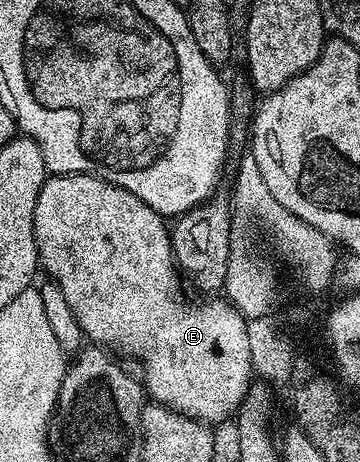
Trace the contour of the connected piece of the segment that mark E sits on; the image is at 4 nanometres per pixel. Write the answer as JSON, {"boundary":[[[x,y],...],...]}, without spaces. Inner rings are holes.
{"boundary":[[[60,173],[48,176],[44,181],[41,191],[37,195],[37,203],[33,211],[33,227],[35,228],[35,242],[39,252],[39,264],[45,270],[50,280],[57,287],[61,287],[65,300],[69,307],[73,307],[73,315],[77,315],[77,323],[83,328],[86,340],[99,347],[106,347],[120,354],[132,353],[143,364],[141,380],[146,396],[152,402],[167,405],[179,413],[186,413],[202,422],[220,423],[234,418],[239,412],[239,404],[247,395],[247,390],[252,388],[253,370],[249,351],[249,335],[247,334],[247,321],[226,299],[203,299],[200,305],[186,305],[183,297],[179,294],[179,281],[181,274],[175,263],[175,256],[171,250],[171,234],[165,218],[153,211],[137,195],[117,187],[113,183],[103,181],[95,173]]]}

